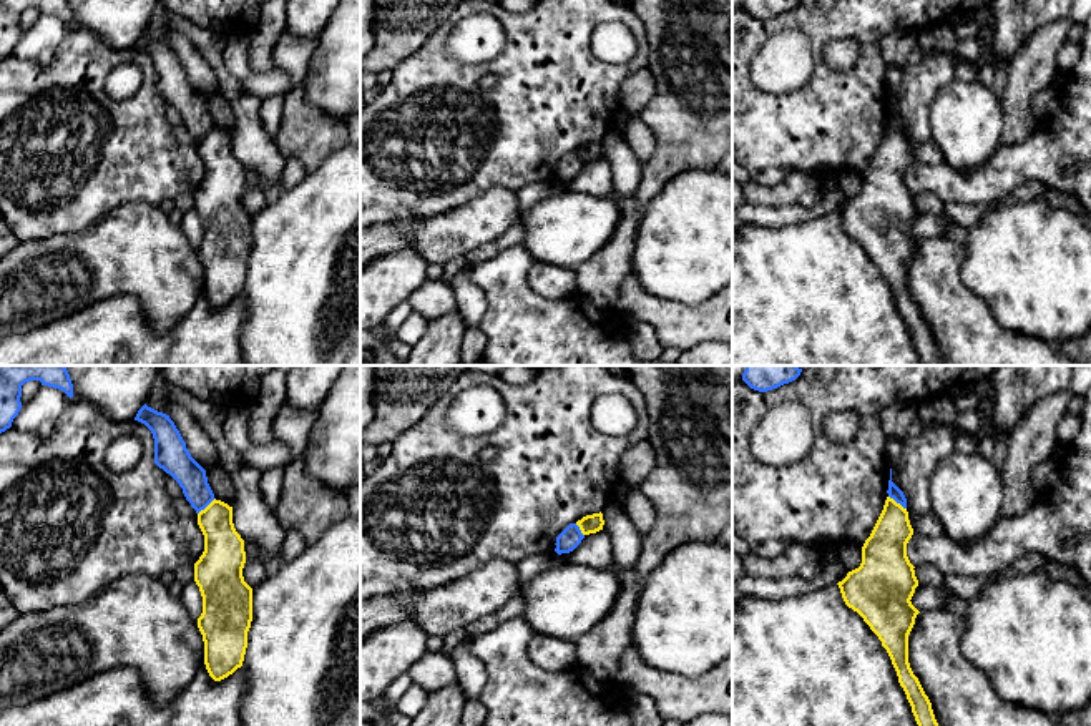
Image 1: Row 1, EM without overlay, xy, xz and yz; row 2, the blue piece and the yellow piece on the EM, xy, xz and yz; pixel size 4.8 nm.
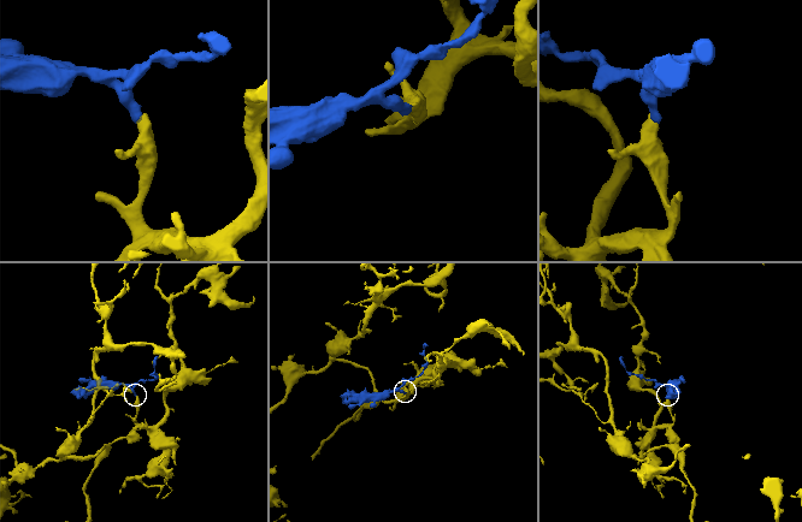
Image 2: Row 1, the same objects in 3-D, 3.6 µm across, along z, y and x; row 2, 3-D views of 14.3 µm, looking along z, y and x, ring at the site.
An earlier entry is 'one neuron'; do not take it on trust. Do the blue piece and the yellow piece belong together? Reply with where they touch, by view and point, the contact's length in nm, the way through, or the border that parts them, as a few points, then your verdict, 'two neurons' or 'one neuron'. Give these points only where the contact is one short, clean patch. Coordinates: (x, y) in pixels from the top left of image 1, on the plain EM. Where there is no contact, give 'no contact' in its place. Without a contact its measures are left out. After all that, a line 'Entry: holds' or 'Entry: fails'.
yz (897, 130) | 110 nm | along yz (889, 123), (905, 137) | two neurons
Entry: fails

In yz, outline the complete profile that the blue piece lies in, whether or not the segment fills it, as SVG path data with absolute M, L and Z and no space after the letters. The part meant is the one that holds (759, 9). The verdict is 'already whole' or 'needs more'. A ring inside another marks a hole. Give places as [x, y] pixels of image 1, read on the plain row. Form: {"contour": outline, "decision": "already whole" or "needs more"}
{"contour": "M744 0L742 8L754 18L767 20L795 8L800 0Z", "decision": "already whole"}

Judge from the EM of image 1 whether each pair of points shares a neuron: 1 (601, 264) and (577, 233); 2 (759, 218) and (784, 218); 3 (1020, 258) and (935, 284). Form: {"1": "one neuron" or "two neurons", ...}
{"1": "two neurons", "2": "one neuron", "3": "two neurons"}

